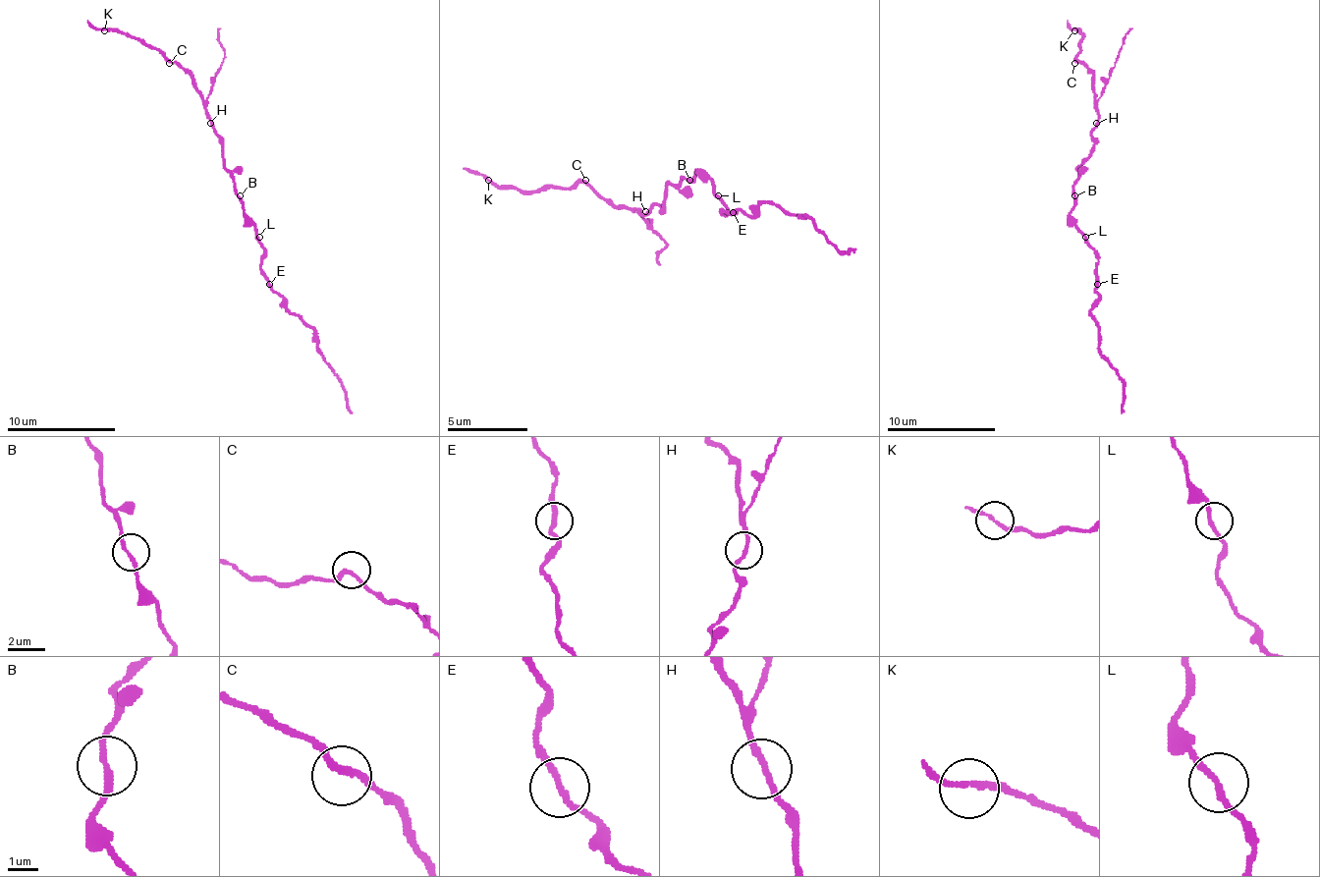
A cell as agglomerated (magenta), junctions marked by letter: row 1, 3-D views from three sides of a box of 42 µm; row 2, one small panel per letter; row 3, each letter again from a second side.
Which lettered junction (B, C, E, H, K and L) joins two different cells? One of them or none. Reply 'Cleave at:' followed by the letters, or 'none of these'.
Cleave at: none of these

